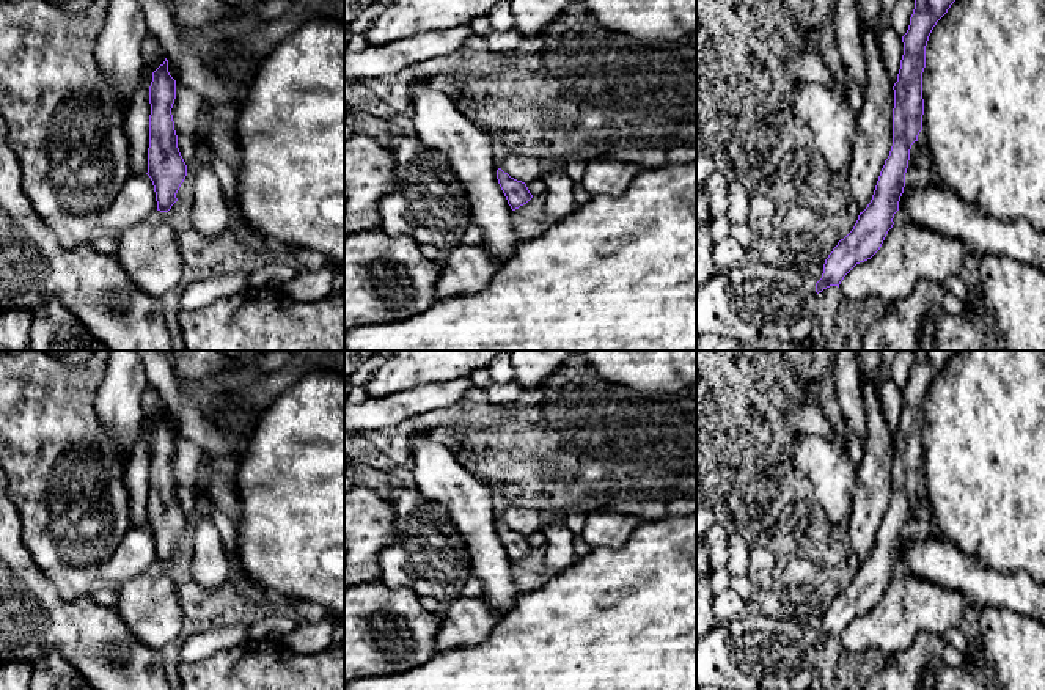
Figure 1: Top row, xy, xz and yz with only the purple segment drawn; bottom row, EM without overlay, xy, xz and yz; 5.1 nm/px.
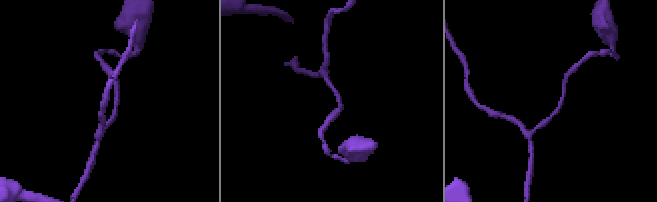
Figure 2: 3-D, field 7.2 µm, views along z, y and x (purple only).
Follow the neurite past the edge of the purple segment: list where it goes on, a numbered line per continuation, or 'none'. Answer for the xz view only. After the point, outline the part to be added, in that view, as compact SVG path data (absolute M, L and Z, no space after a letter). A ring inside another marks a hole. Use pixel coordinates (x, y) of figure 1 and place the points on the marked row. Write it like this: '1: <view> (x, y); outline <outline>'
none

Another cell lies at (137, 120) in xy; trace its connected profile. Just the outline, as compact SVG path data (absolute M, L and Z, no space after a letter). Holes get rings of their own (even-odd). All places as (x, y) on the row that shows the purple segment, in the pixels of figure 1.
M148 33L141 42L143 66L137 91L127 110L124 132L127 135L129 170L130 176L145 176L148 173L148 148L149 148L149 86L152 72L163 64L167 55L156 35Z

